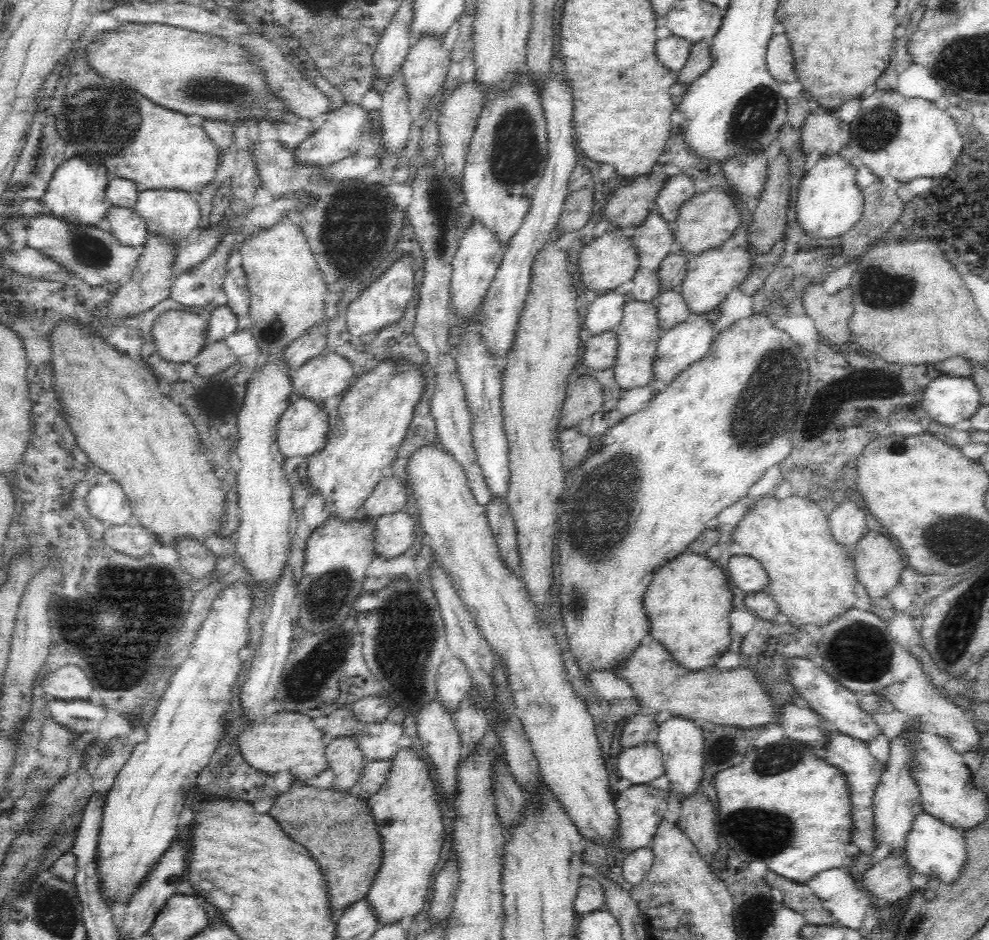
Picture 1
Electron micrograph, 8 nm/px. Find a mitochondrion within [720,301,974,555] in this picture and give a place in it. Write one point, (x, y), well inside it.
(763, 411)

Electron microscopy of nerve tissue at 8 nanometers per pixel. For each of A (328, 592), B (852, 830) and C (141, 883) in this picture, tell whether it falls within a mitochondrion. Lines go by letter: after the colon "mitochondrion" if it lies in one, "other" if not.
A: mitochondrion
B: other
C: other

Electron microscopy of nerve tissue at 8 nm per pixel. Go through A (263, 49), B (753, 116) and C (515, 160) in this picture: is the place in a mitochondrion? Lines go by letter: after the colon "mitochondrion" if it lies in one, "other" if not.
A: other
B: mitochondrion
C: mitochondrion

